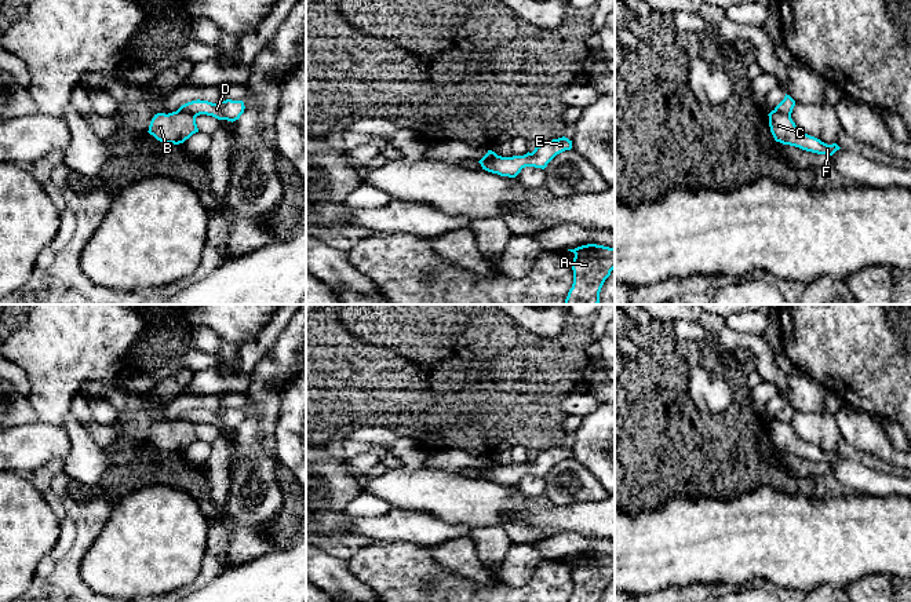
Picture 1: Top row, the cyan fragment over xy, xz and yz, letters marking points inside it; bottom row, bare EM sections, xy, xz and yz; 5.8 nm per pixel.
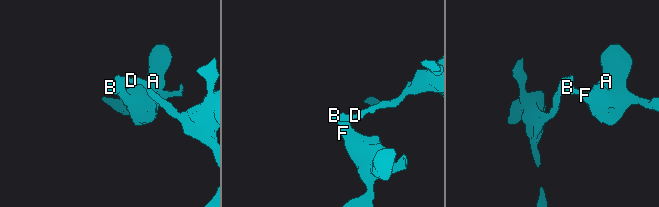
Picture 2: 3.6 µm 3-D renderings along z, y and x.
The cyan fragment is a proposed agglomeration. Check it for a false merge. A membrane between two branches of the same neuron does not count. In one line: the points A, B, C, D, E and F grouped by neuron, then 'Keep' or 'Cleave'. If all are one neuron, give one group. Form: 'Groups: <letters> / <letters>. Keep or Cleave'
Groups: A B C F / D E. Cleave

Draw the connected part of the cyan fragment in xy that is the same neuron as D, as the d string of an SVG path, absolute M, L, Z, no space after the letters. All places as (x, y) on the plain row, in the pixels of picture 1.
M197 408L182 413L178 419L189 422L194 426L207 423L218 428L227 428L233 431L240 427L240 424L244 422L244 417L245 415L243 409L226 408L218 412L212 412Z

